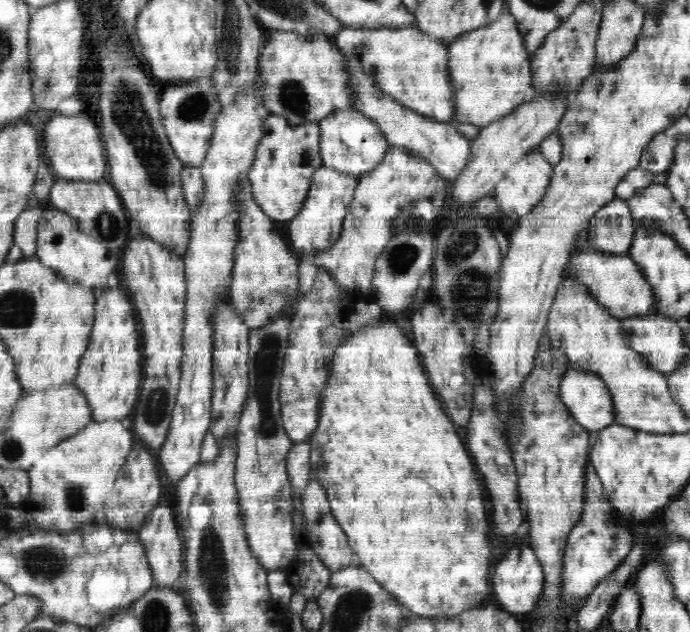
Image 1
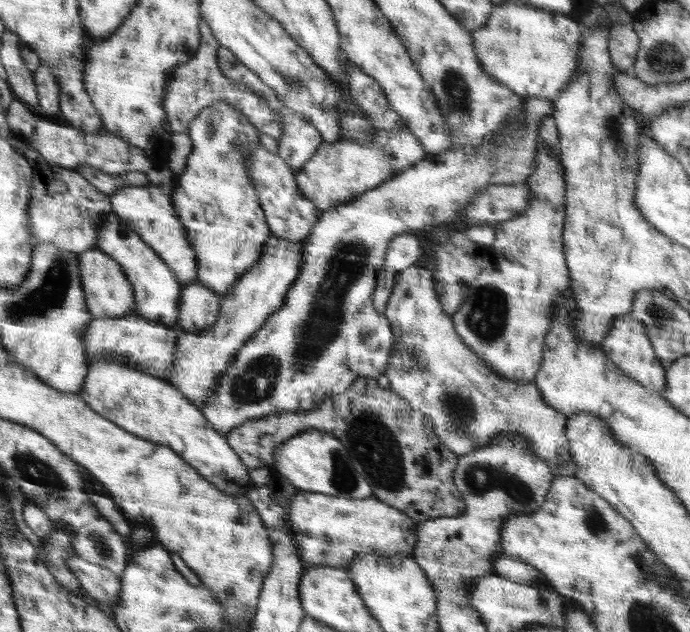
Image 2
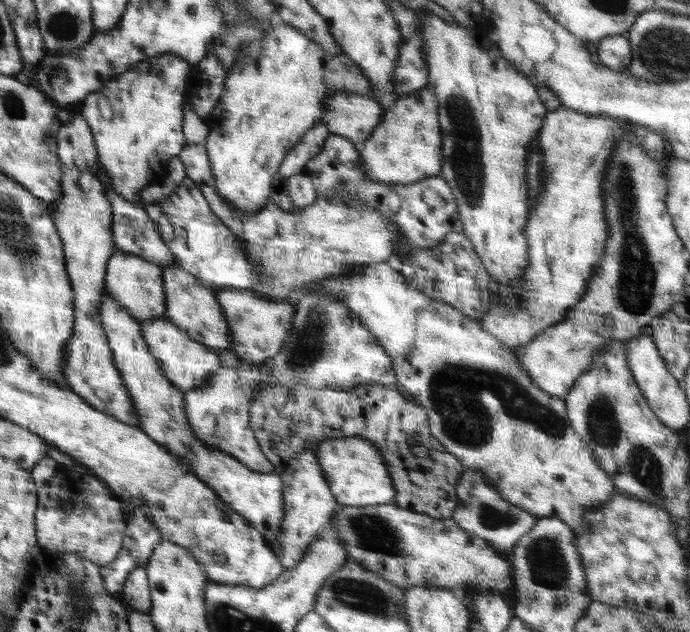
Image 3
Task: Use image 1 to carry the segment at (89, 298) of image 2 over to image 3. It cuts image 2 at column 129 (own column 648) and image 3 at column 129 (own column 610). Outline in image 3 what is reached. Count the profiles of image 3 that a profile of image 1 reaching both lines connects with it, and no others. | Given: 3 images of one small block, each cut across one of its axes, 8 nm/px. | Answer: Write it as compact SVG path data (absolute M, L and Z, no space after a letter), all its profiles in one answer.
M116 251L107 262L105 274L105 288L107 295L119 302L128 314L138 321L164 318L166 301L164 281L162 281L162 267L148 262L141 256L134 256L125 251Z

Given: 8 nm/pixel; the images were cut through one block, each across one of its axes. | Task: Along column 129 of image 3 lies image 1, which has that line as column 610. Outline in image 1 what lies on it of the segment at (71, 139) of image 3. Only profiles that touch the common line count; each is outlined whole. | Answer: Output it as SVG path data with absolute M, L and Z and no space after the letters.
M568 368L562 376L560 399L570 415L589 432L598 432L614 423L614 403L606 383L590 371Z

